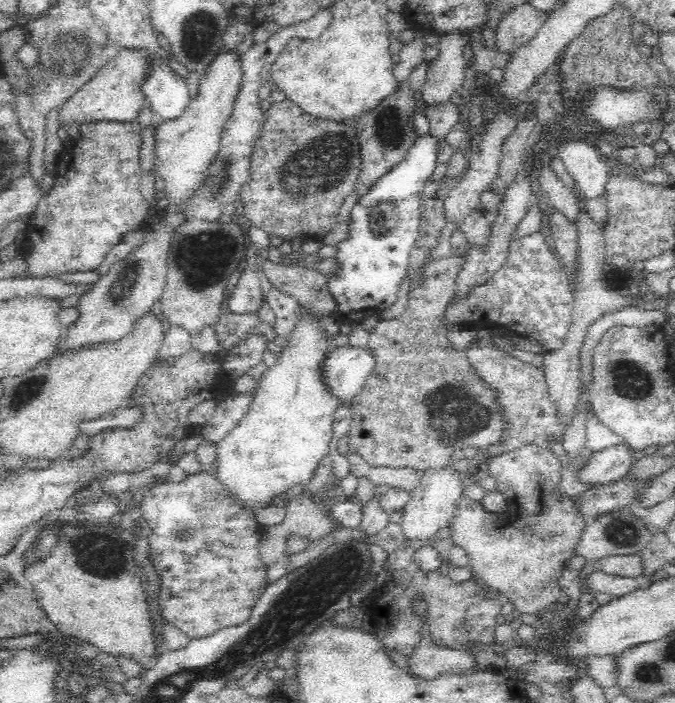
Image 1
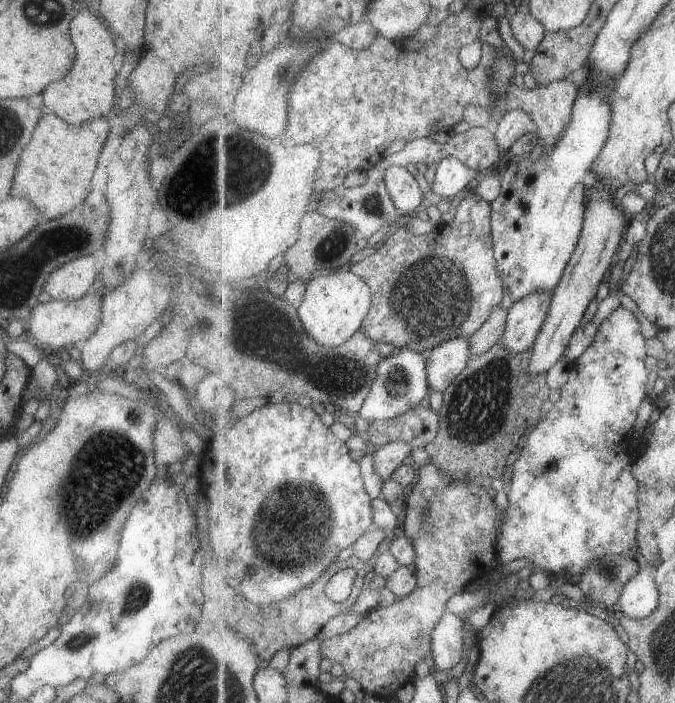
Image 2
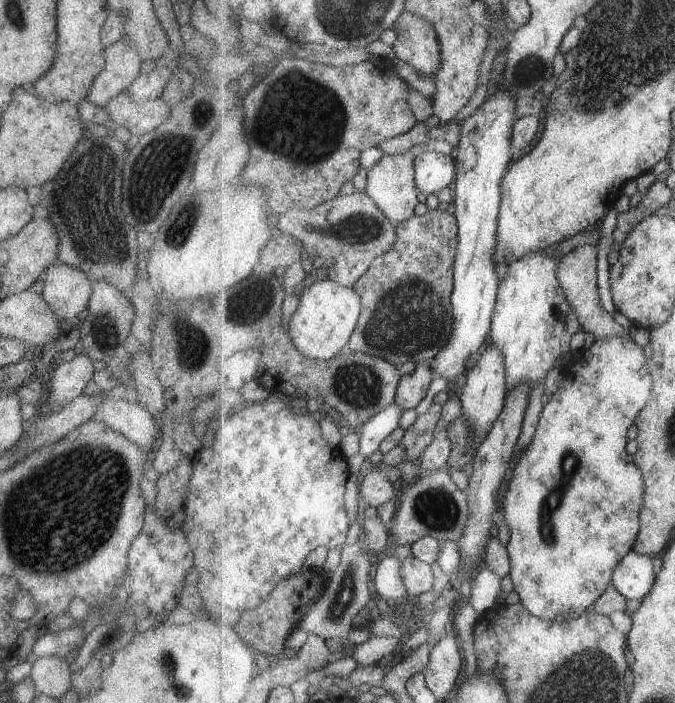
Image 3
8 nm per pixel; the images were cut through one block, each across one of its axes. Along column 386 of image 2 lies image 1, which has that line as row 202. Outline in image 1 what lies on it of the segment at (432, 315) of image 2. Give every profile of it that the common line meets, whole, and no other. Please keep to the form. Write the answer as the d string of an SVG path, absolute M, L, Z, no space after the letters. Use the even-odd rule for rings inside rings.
M286 98L282 102L274 102L270 106L270 110L266 112L266 122L262 124L262 130L254 144L254 150L250 158L252 166L250 166L250 171L252 171L252 180L242 186L242 192L240 194L239 200L242 202L244 214L250 224L256 228L261 228L272 236L278 236L283 240L291 240L294 236L301 239L306 239L310 237L321 238L323 236L328 236L330 230L334 228L338 223L338 213L340 212L340 207L344 202L346 196L352 194L352 188L354 186L356 177L361 169L361 158L359 153L360 147L357 139L357 132L354 129L354 125L347 125L345 123L337 122L336 120L330 118L315 118L313 115L307 114L305 110L302 110L300 106L297 106L294 102L291 102Z

